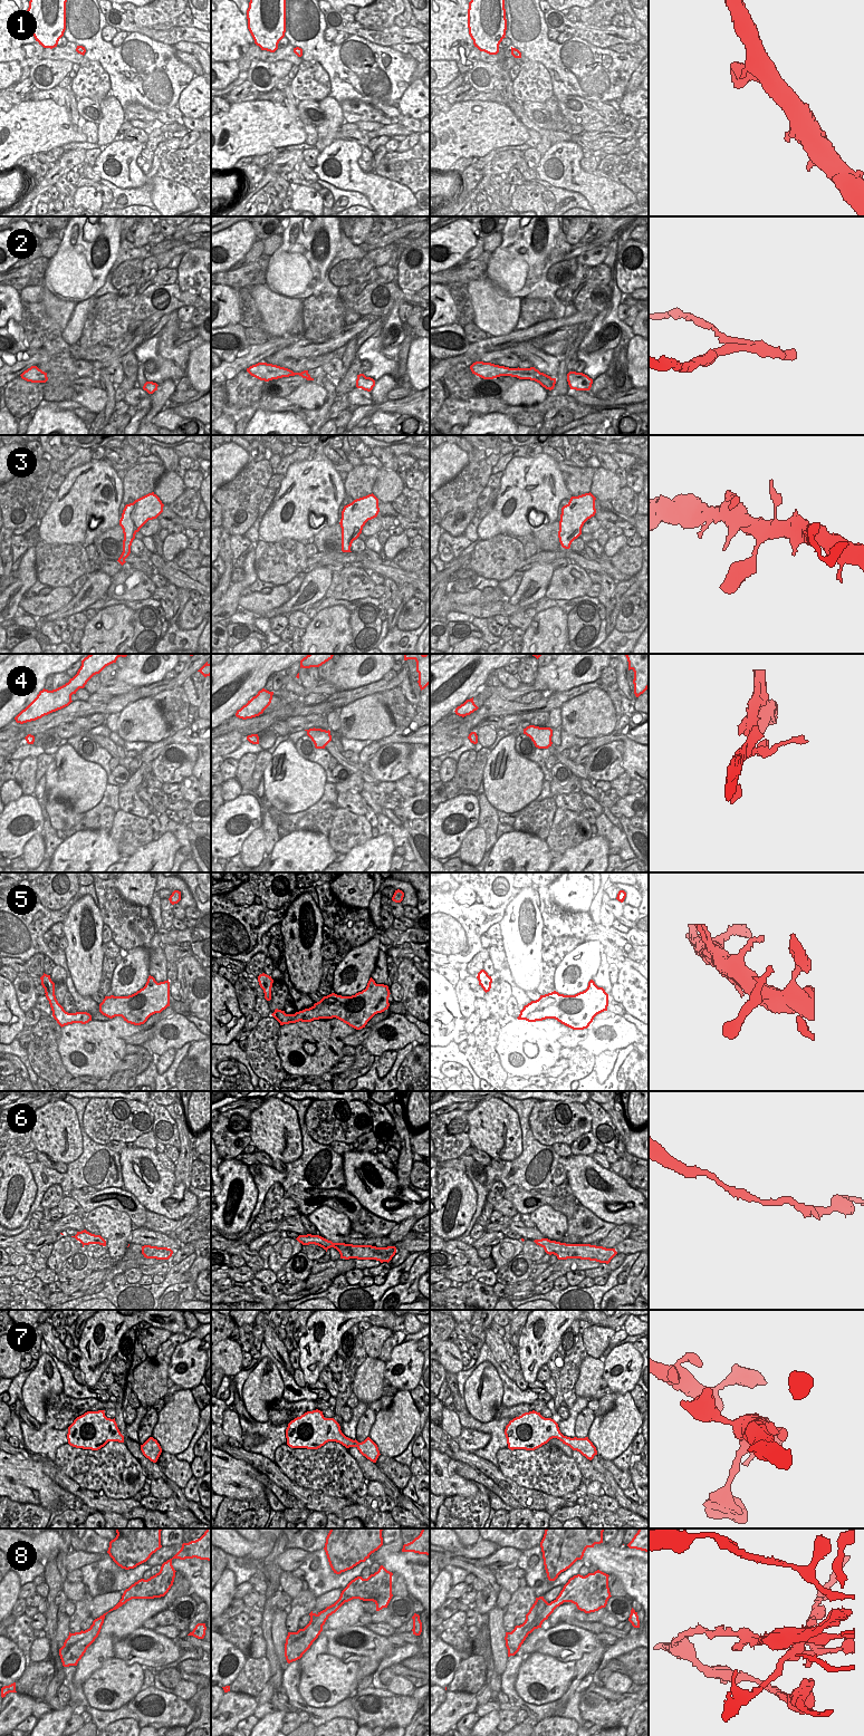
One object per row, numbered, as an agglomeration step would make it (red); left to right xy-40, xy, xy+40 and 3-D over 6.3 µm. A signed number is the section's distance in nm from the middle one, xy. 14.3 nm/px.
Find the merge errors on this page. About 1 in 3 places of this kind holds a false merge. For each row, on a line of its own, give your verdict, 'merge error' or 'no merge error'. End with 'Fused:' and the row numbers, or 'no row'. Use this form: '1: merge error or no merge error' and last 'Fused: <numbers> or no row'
1: no merge error
2: merge error
3: no merge error
4: no merge error
5: no merge error
6: no merge error
7: no merge error
8: merge error
Fused: 2, 8

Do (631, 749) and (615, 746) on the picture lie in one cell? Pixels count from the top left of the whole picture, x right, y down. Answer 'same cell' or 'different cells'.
different cells

